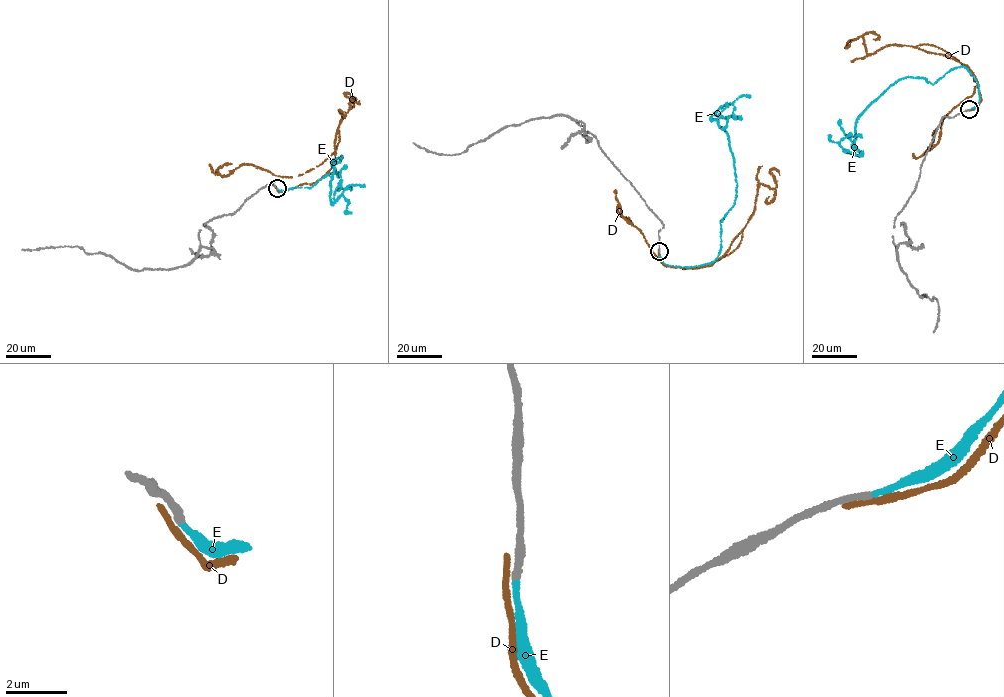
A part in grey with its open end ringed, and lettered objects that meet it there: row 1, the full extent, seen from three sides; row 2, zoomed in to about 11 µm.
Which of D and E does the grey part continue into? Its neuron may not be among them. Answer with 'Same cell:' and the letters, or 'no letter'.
Same cell: E

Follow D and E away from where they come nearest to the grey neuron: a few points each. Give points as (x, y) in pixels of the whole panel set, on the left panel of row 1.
D: (276, 188), (322, 178), (338, 130), (334, 151), (298, 175), (245, 163), (217, 172), (231, 163)
E: (277, 188), (338, 176), (331, 161), (340, 155), (331, 204), (348, 185), (365, 186)

